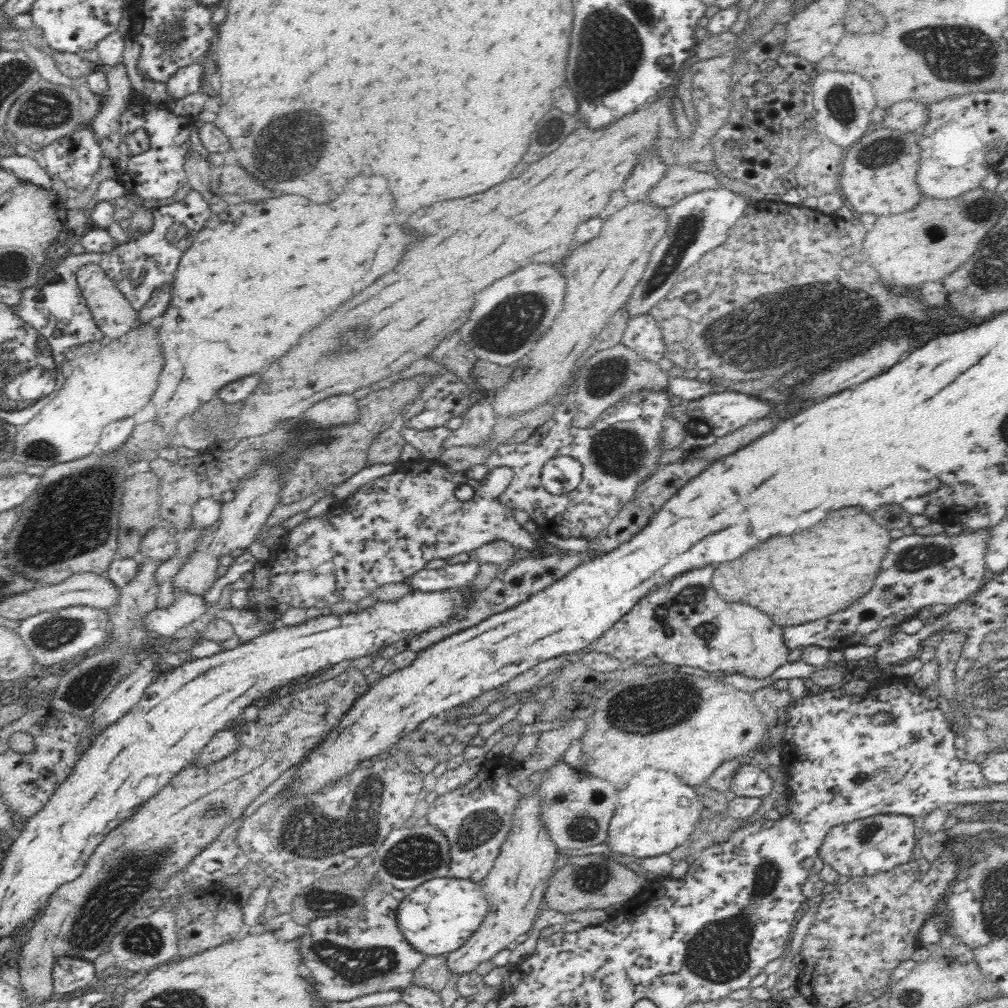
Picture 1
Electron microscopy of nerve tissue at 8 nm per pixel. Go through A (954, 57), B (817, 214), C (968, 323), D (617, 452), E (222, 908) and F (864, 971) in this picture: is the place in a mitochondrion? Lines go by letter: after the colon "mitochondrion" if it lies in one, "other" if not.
A: mitochondrion
B: other
C: other
D: mitochondrion
E: other
F: other

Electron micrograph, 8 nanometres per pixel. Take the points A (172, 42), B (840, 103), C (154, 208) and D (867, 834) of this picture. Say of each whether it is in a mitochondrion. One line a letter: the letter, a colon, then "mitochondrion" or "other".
A: other
B: mitochondrion
C: other
D: mitochondrion

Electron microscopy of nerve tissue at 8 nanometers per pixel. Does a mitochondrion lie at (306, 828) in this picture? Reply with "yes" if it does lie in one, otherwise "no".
yes

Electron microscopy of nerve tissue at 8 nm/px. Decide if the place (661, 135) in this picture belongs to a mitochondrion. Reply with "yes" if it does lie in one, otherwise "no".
no

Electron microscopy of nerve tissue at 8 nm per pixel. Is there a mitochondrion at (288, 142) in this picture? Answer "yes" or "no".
yes

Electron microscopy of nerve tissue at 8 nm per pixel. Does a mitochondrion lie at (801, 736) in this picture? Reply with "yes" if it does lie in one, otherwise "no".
no

